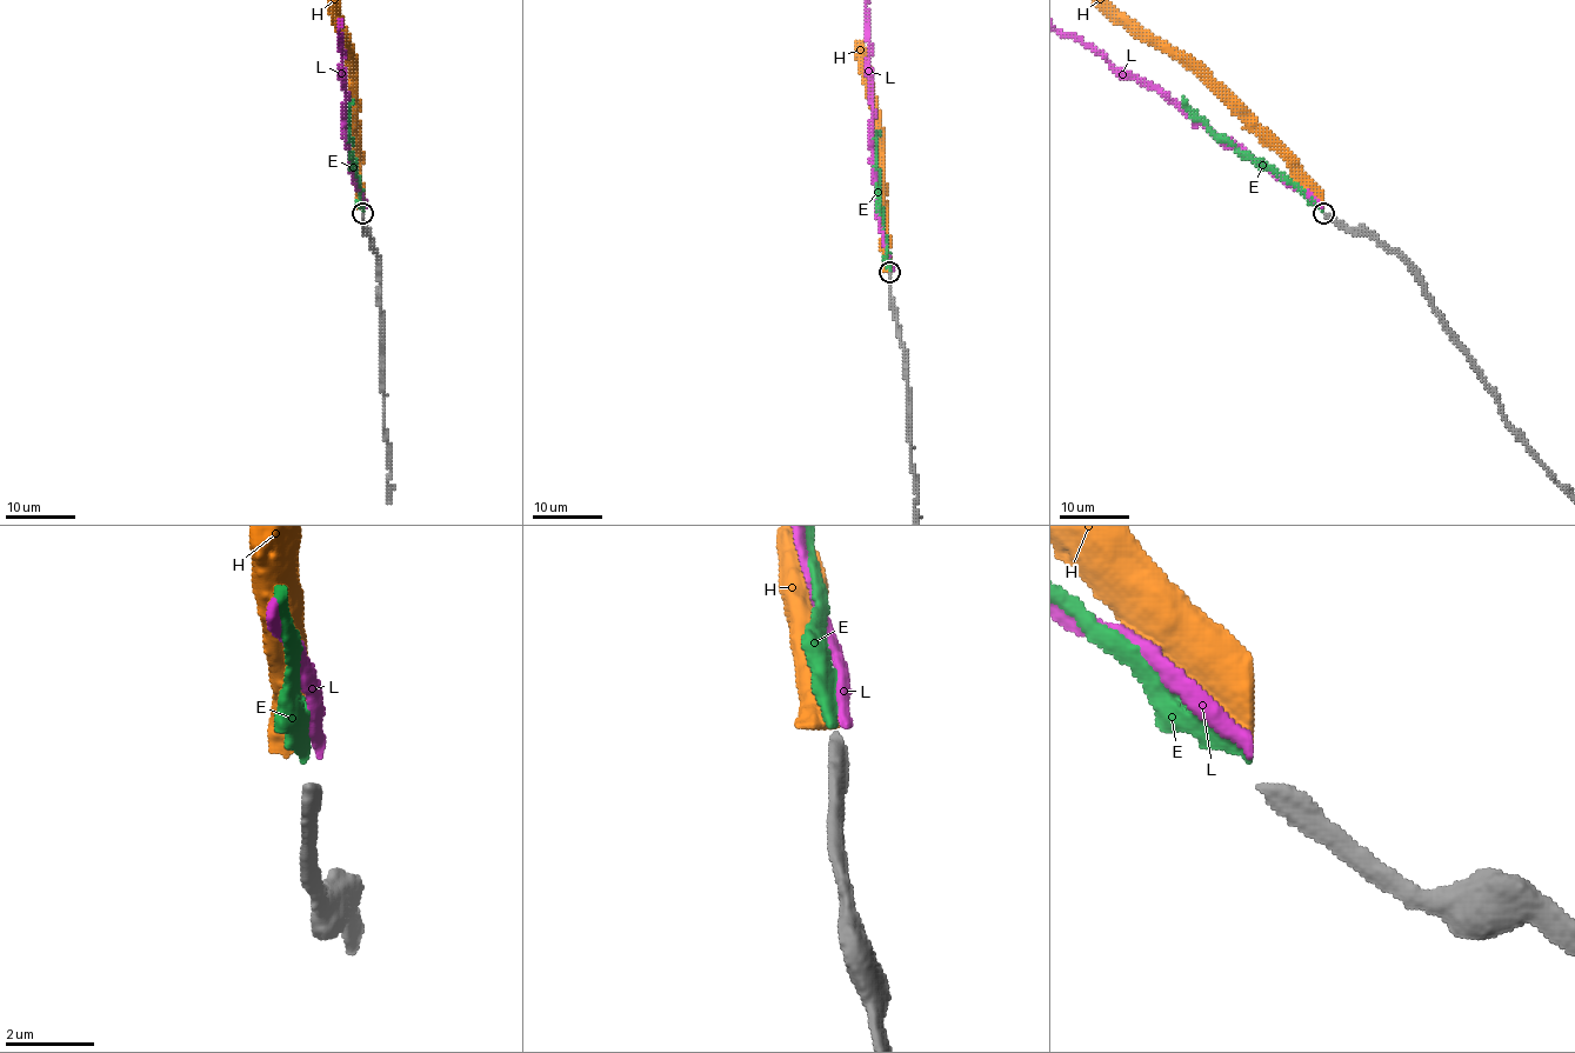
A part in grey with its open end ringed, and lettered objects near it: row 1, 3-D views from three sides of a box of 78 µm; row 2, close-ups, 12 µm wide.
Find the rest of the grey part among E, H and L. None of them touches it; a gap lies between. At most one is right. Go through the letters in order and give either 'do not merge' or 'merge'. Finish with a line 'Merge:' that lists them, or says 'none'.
E: do not merge
H: do not merge
L: do not merge
Merge: none

